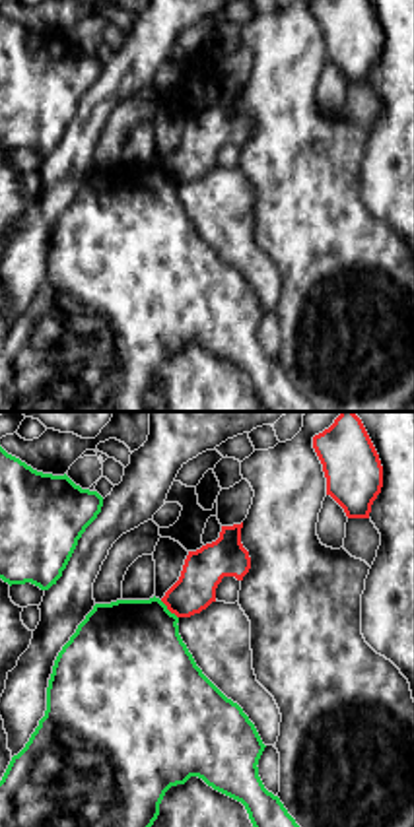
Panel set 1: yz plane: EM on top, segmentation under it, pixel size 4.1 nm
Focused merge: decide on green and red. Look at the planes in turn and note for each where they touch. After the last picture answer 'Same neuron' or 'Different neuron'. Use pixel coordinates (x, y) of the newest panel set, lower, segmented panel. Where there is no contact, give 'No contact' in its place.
Touches green at (168, 610)

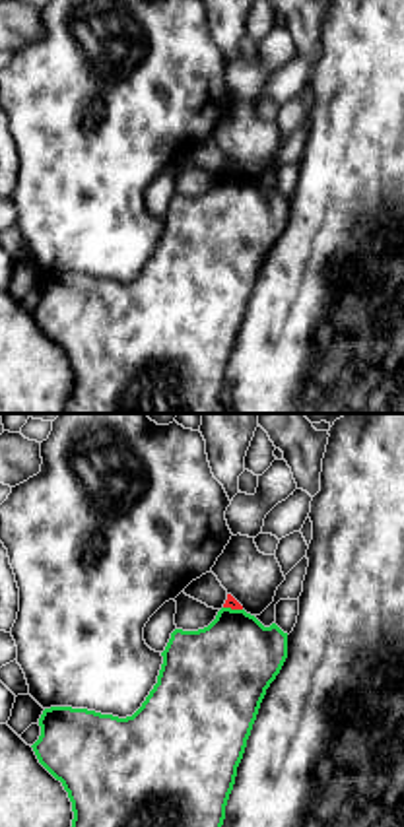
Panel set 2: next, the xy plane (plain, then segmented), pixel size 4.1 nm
Touches green at (234, 610)

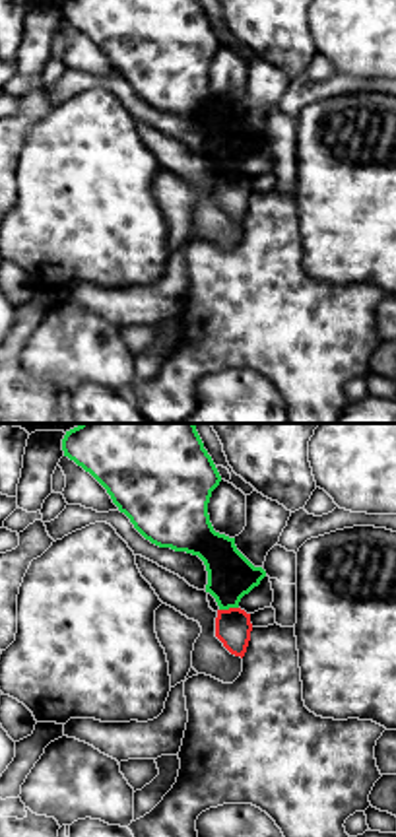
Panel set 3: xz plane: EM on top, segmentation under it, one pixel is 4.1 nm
Touches green at (228, 608)

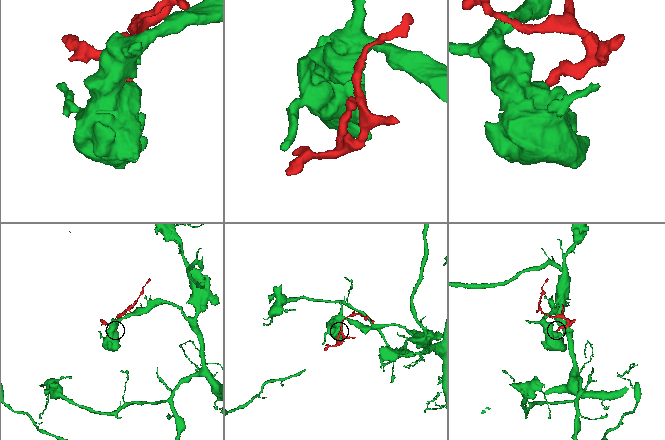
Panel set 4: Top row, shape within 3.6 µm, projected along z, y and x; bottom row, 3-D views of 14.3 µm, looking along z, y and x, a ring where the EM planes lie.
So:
Different neuron

